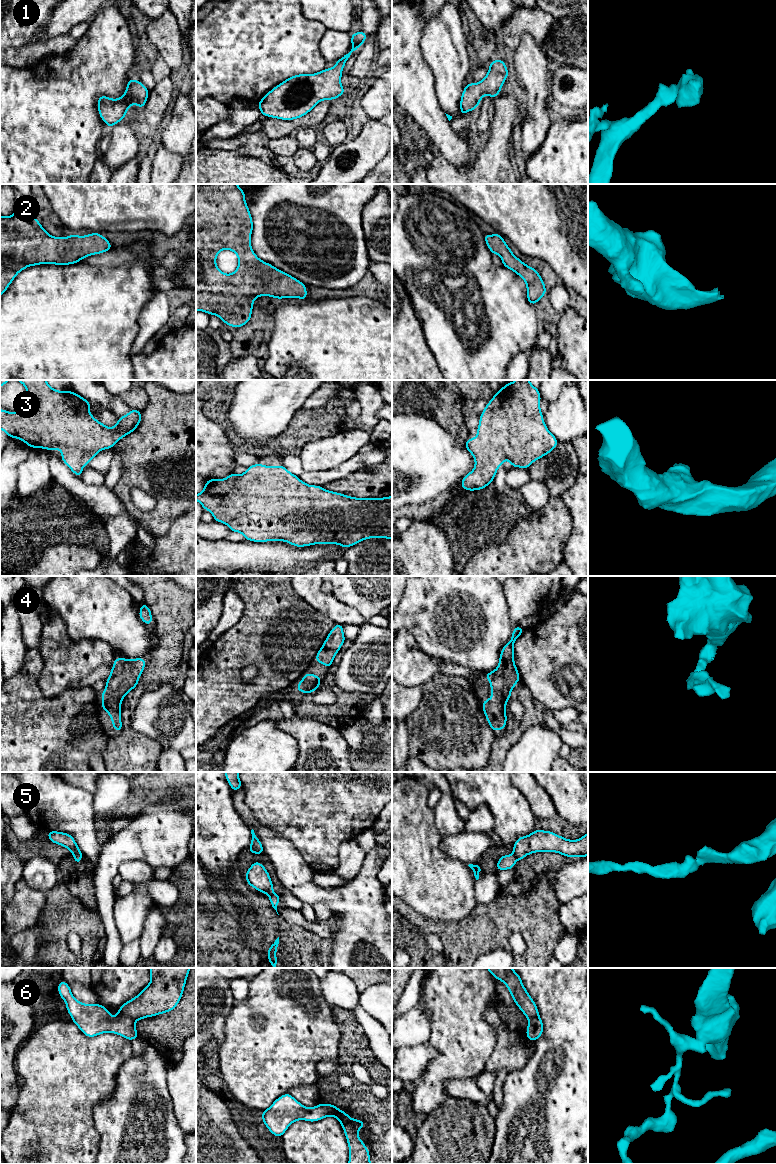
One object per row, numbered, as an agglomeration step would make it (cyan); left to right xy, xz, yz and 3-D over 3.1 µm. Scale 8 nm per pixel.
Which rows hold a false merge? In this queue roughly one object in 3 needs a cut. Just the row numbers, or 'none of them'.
6

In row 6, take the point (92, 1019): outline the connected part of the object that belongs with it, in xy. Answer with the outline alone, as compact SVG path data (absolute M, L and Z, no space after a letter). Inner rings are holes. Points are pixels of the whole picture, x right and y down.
M61 980L58 984L58 993L65 1001L67 1011L78 1028L87 1037L111 1032L130 1041L138 1038L135 1020L117 1013L112 1017L107 1008L100 1004L84 1004L73 997L69 985Z

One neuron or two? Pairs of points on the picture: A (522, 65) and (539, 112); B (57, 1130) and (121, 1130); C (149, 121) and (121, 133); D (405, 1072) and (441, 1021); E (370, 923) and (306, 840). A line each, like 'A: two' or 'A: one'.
A: one
B: two
C: two
D: two
E: two

